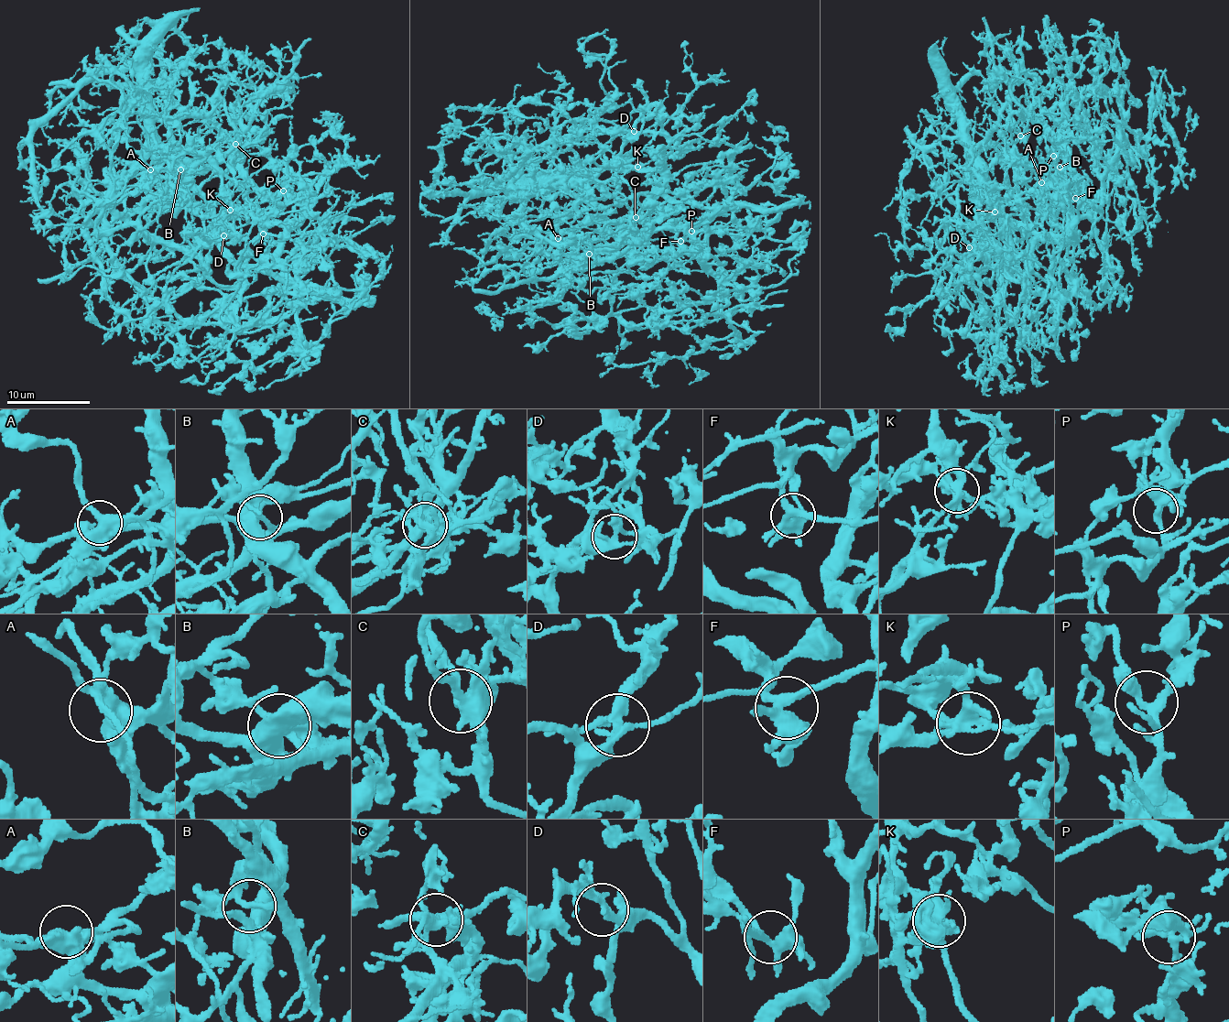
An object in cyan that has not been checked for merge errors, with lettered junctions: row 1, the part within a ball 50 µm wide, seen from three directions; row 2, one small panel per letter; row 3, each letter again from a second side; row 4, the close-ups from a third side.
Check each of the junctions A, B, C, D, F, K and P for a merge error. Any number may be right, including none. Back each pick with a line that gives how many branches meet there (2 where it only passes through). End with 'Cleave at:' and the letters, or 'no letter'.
B: Branches: 5
C: Branches: 3
K: Branches: 4
Cleave at: B, C, K

